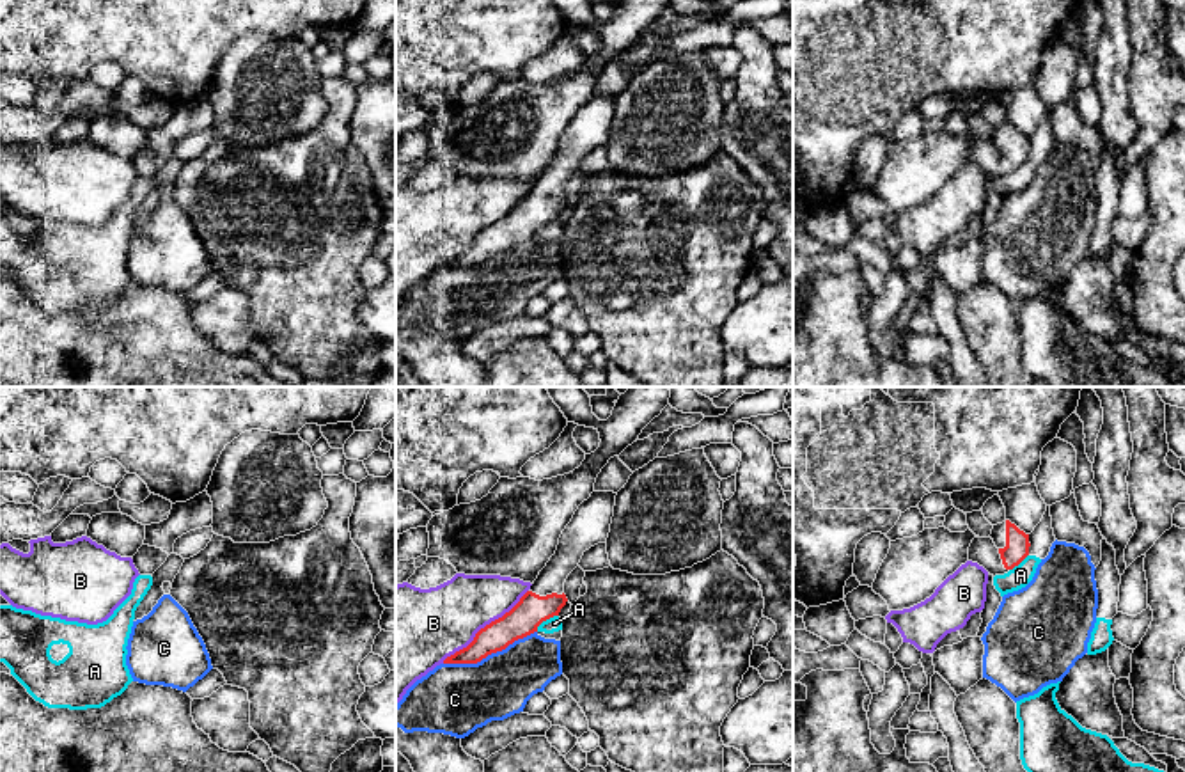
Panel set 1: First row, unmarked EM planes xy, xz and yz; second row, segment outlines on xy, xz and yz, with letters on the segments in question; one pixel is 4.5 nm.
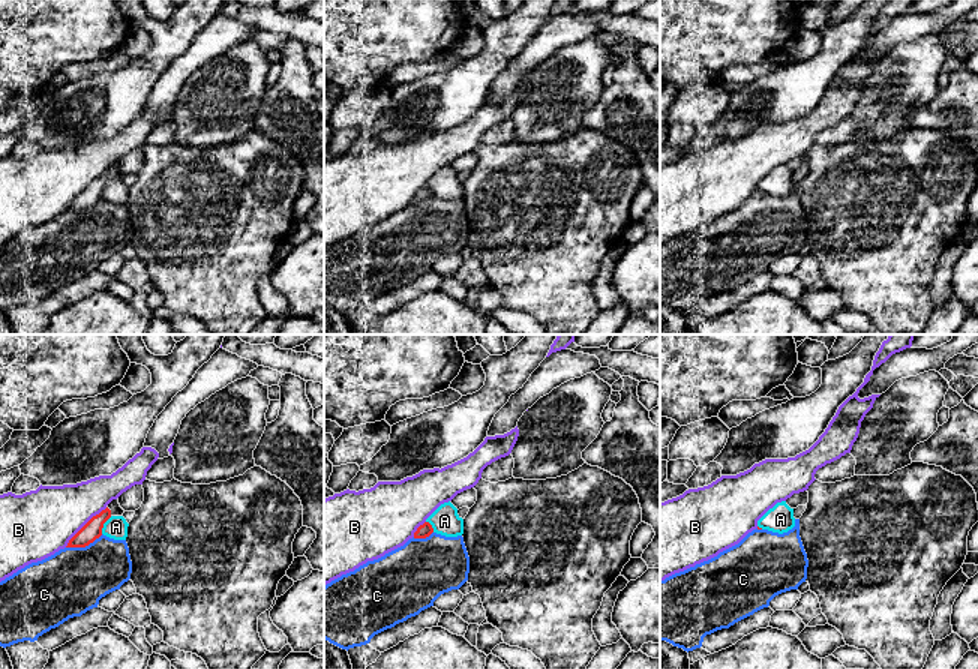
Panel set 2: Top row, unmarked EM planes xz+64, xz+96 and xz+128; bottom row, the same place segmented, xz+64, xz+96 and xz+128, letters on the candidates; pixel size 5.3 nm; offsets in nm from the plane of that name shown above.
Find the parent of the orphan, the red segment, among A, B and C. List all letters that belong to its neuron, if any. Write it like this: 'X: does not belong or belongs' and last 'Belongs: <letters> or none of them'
A: does not belong
B: does not belong
C: does not belong
Belongs: none of them

